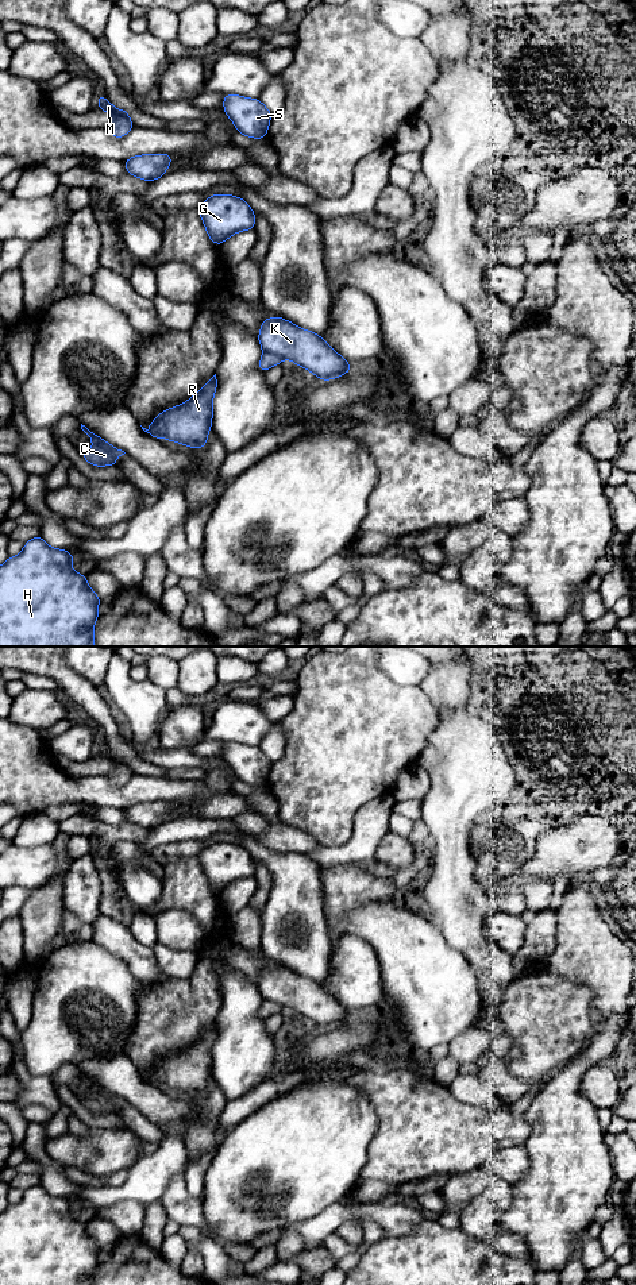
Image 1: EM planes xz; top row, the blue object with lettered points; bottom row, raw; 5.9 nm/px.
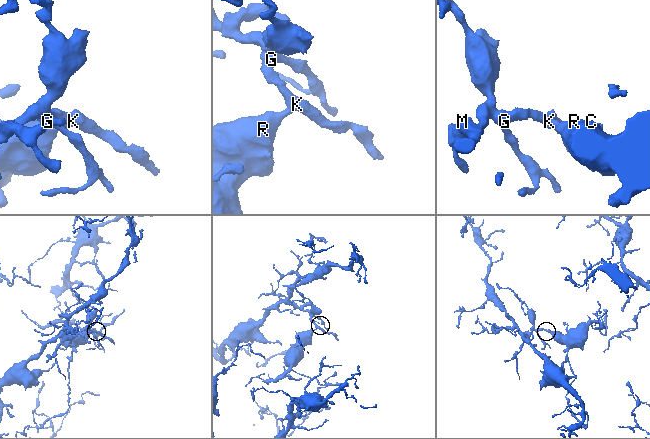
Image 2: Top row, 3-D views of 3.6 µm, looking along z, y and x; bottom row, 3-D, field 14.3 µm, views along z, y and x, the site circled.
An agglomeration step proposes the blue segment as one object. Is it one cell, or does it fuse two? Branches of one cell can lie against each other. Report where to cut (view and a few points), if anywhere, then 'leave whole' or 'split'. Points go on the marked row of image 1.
cut xz (263, 351), (277, 354), (281, 358); split

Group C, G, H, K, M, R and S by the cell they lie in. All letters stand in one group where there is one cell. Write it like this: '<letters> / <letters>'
C H R / G K M S

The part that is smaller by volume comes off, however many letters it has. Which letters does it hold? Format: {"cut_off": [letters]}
{"cut_off": ["C", "H", "R"]}

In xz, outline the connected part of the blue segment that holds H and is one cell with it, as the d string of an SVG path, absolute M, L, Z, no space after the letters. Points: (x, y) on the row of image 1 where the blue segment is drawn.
M38 536L28 540L18 556L8 557L0 566L0 647L95 647L93 628L100 616L97 606L101 601L88 586L86 576L70 568L70 563L74 557L74 555L65 549L50 548L45 540Z

